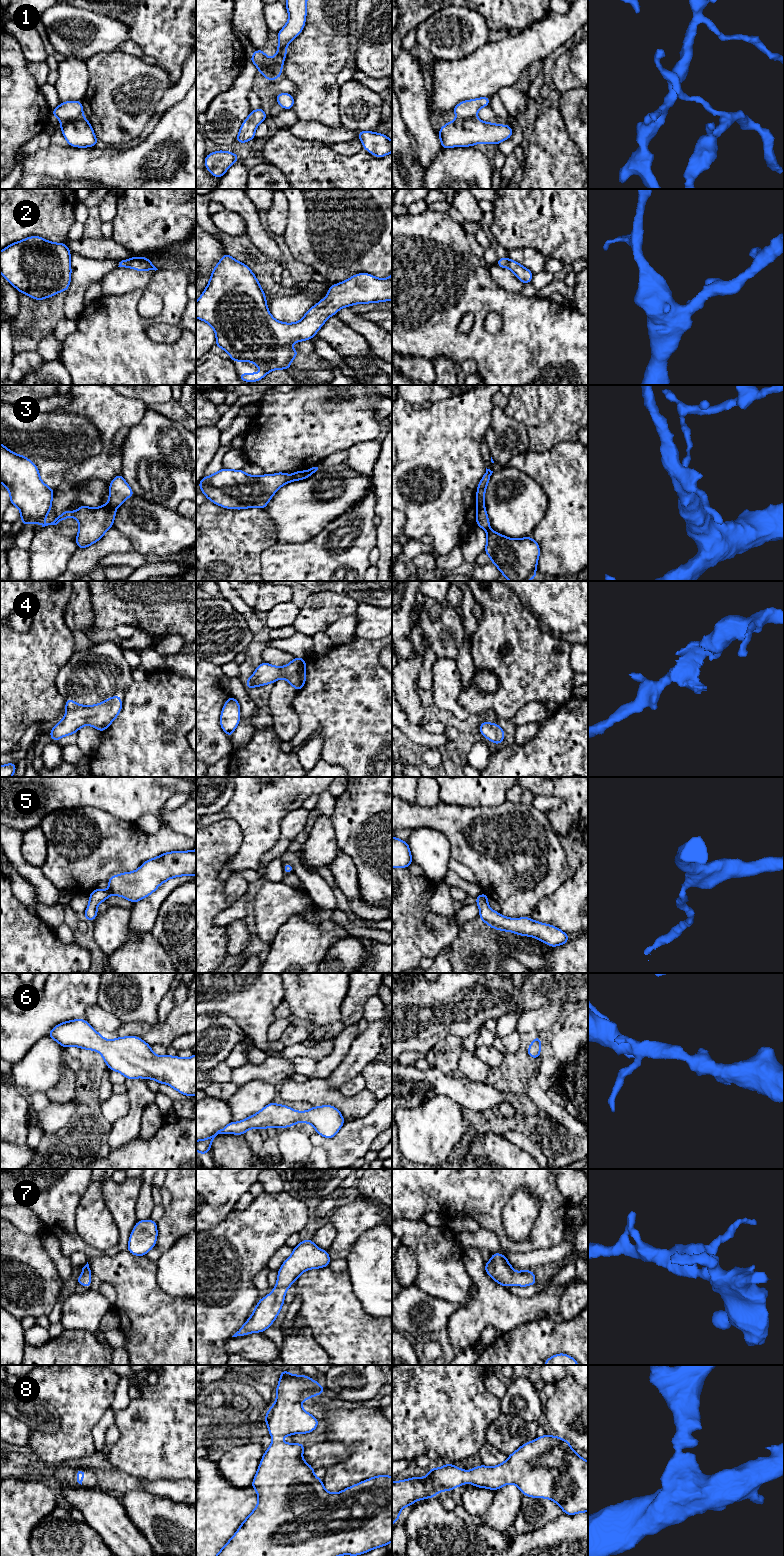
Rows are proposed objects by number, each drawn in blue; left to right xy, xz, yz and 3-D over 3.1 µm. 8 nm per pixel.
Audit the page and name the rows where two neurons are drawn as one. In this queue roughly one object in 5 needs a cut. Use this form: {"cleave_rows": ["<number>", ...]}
{"cleave_rows": ["1", "3"]}

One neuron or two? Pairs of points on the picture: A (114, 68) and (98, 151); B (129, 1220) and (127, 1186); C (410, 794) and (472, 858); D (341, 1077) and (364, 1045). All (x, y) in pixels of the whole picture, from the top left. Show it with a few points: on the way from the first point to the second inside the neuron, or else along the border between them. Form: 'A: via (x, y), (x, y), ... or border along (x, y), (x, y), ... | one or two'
A: border along (99, 143), (122, 147) | two
B: via (127, 1212), (127, 1194) | one
C: border along (402, 798), (415, 803) | two
D: via (347, 1069), (360, 1053) | one

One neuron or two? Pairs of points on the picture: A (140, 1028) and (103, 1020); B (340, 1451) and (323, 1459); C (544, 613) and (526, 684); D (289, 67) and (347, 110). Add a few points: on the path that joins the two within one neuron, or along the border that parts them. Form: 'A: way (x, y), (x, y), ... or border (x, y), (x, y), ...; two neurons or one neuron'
A: border (123, 1022), (116, 1033); two neurons
B: way (336, 1452), (327, 1455); one neuron
C: border (527, 608), (542, 631), (548, 631), (561, 639); two neurons
D: border (339, 87), (339, 118), (343, 127); two neurons

